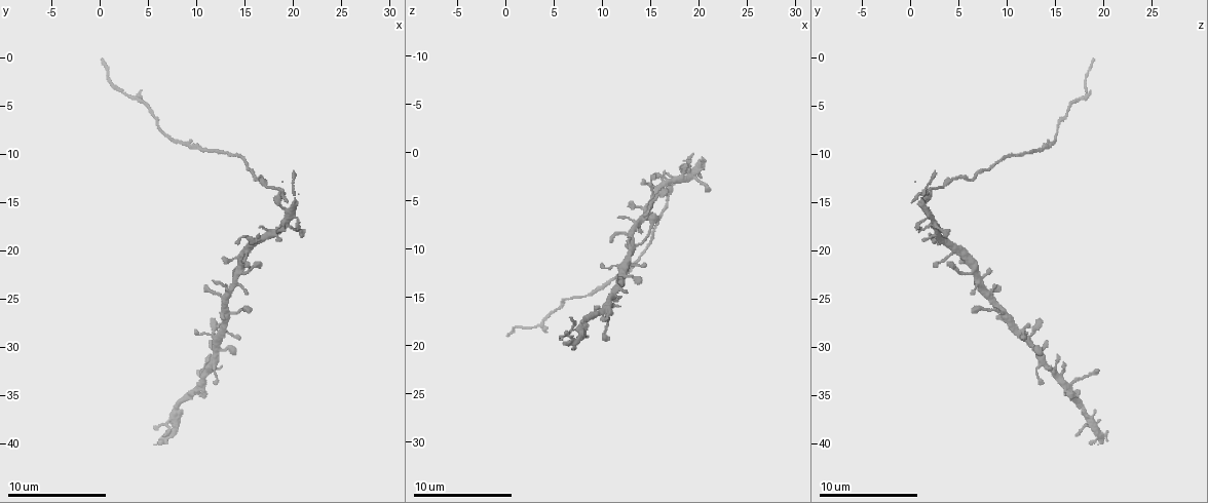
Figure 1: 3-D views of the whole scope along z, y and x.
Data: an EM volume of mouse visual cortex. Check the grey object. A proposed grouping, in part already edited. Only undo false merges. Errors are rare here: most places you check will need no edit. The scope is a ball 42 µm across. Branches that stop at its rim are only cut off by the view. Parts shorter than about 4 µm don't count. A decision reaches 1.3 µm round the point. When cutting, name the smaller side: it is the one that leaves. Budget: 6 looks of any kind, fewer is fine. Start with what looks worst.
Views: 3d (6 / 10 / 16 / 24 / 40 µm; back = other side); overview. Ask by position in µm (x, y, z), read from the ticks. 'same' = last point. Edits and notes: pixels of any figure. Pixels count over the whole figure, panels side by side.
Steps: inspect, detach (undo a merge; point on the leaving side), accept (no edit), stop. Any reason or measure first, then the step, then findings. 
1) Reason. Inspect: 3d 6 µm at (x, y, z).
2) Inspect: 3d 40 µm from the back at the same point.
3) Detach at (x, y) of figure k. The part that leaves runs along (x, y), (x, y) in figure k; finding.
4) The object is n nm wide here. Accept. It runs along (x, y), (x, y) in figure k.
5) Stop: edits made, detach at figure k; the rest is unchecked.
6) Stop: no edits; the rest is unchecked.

Four arms meet. Inspect: 3d 16 µm at (13.2, 26.6, 9.8).

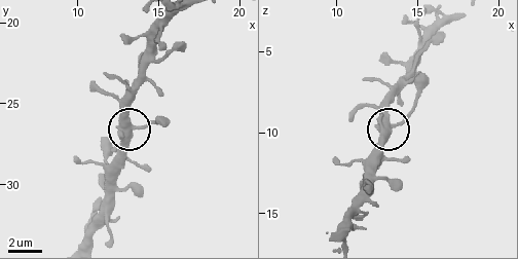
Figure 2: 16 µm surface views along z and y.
Accept. Continuous, no second neuron.

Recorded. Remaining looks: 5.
Four-way junction. Inspect: 3d 10 µm at (10.6, 34.2, 16.4).

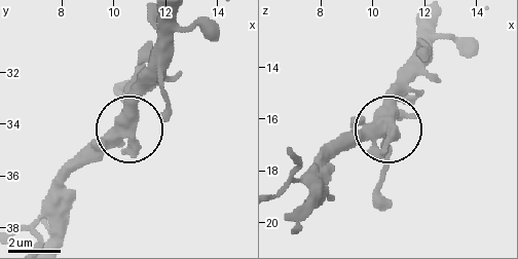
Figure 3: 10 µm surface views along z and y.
From behind. Inspect: 3d 10 µm from the back at (10.3, 34.1, 16.4).

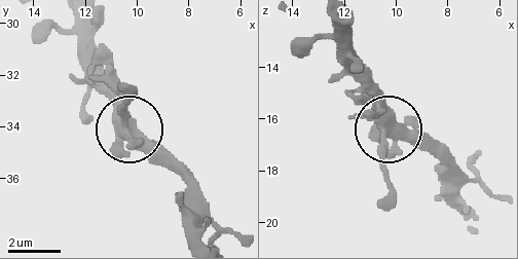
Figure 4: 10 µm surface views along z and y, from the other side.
Accept. One neuron here.

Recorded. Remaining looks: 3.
Narrows sharply. Inspect: 3d 16 µm at (5.4, 5.2, 16.2).

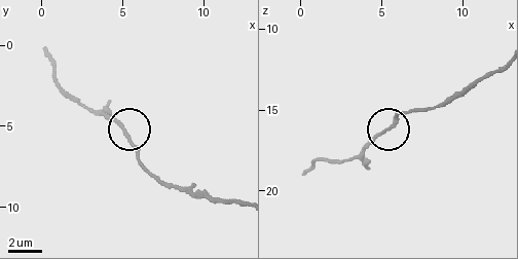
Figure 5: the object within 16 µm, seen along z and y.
Inspect: 3d 16 µm from the back at (5.2, 5.5, 16.4).

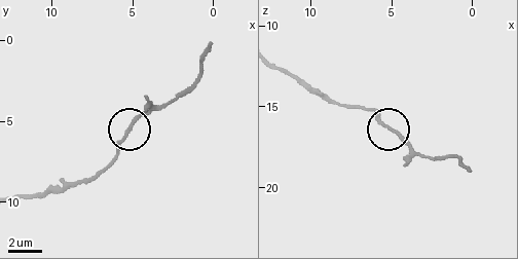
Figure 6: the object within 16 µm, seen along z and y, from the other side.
Accept. It runs along (19, 197), (88, 180), (131, 127), (162, 104) in figure 6; one neuron here.

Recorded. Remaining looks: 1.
Stop: no edits; the rest is unchecked.

